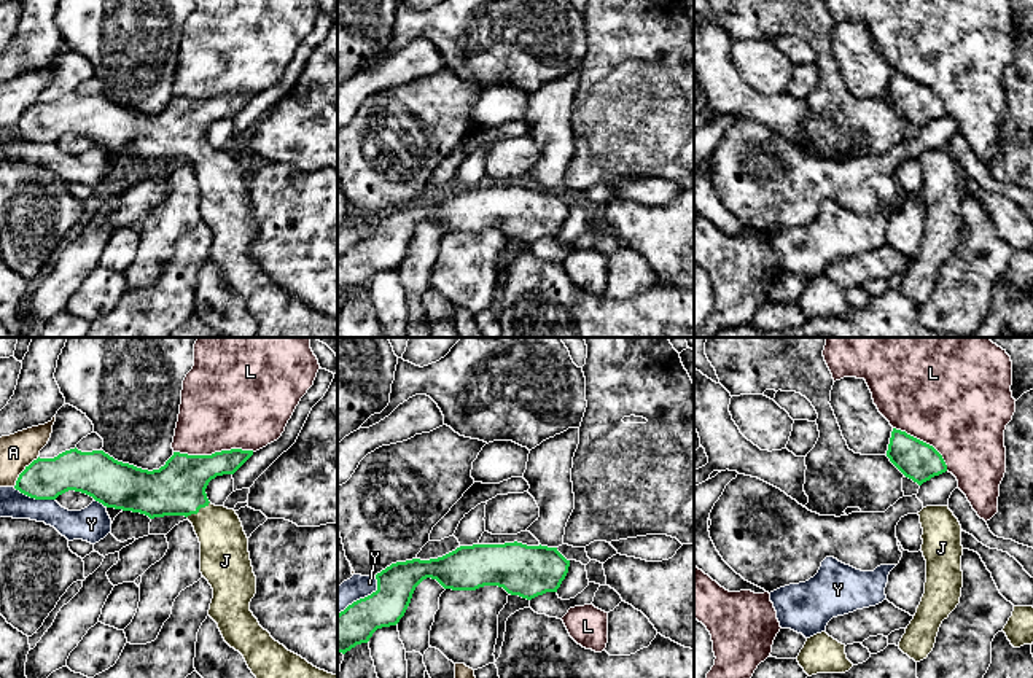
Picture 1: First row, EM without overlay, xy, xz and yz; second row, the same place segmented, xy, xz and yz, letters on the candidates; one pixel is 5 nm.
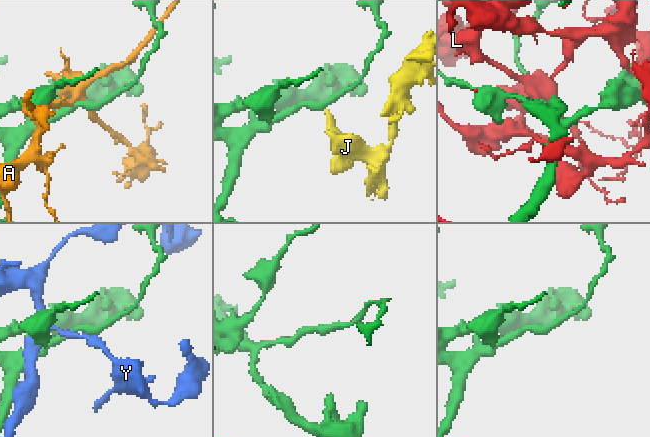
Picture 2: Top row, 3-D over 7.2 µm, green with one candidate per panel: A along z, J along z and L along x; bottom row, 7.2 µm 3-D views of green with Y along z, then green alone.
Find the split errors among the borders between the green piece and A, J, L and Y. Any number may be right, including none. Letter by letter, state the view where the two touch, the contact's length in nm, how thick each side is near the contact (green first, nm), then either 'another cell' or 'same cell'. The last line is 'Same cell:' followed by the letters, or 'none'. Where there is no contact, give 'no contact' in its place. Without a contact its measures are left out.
A: contact in xy; length 200 nm; calibres 200 and 180 nm; another cell
J: contact in xy; length 140 nm; calibres 280 and 240 nm; same cell
L: contact in xy; length 400 nm; calibres 260 and 460 nm; another cell
Y: contact in xy; length 220 nm; calibres 200 and 140 nm; another cell
Same cell: J

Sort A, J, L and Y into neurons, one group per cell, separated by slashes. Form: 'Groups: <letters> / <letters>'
Groups: A / J / L / Y

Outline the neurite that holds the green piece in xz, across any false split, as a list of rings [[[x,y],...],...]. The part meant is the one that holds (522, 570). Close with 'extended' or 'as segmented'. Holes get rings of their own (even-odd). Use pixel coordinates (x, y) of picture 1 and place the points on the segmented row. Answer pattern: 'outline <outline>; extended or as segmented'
outline [[[517,541],[460,546],[438,559],[392,563],[376,575],[376,592],[353,602],[337,614],[337,653],[345,654],[357,645],[368,643],[377,629],[396,625],[404,616],[415,587],[427,578],[436,579],[444,589],[476,590],[484,586],[498,586],[511,595],[532,600],[546,592],[557,592],[568,567],[570,560],[557,547],[527,546]]]; as segmented

